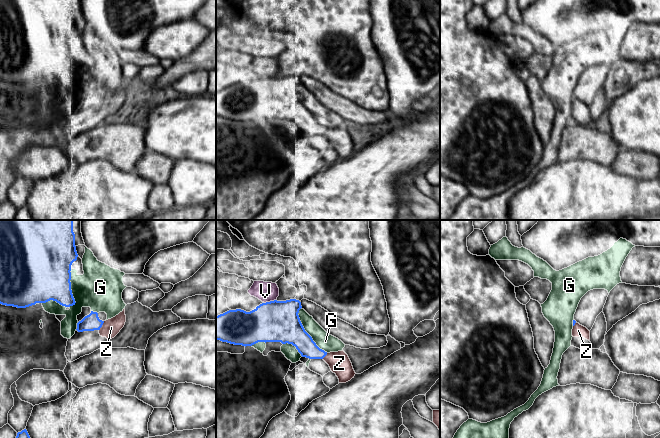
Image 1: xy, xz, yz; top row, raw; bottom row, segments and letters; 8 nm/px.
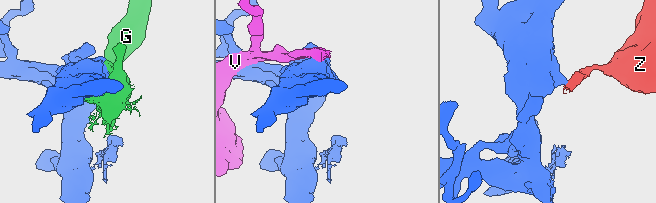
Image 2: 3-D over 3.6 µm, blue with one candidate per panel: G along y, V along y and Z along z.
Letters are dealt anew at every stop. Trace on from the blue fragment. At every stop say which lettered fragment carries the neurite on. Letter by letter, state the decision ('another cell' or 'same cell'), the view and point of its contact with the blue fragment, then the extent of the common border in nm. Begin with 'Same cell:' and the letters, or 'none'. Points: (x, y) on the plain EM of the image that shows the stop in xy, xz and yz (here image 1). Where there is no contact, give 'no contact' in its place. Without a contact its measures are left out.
Same cell: none
G: another cell; contact xz (305, 107); length 420 nm
V: another cell; contact xz (269, 78); length 100 nm
Z: another cell; contact xy (101, 102); length 90 nm

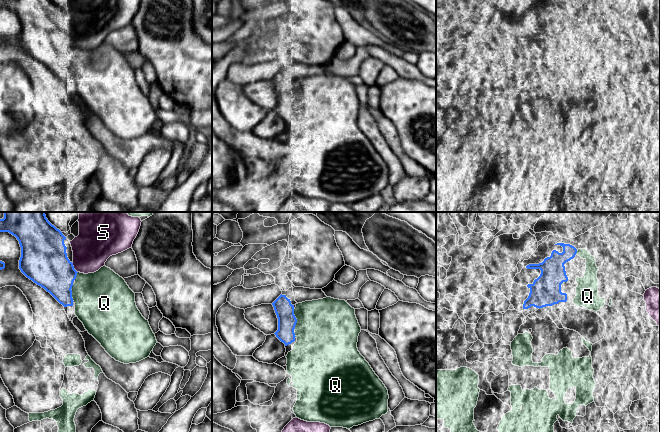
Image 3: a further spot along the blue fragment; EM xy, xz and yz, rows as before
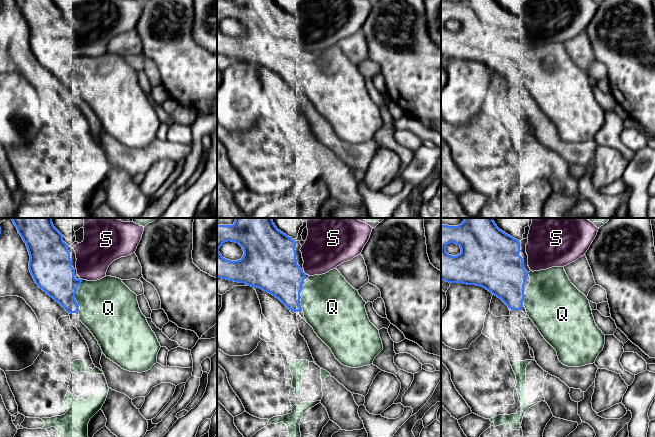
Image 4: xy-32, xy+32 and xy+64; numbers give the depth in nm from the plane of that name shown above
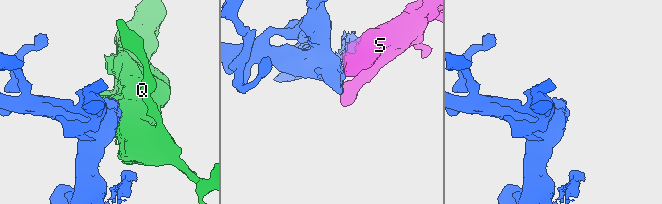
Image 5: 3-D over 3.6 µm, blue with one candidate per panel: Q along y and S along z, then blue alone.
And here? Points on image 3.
Same cell: Q
Q: same cell; contact xz (296, 95); length 170 nm
S: another cell; contact xy (73, 43); length 100 nm

